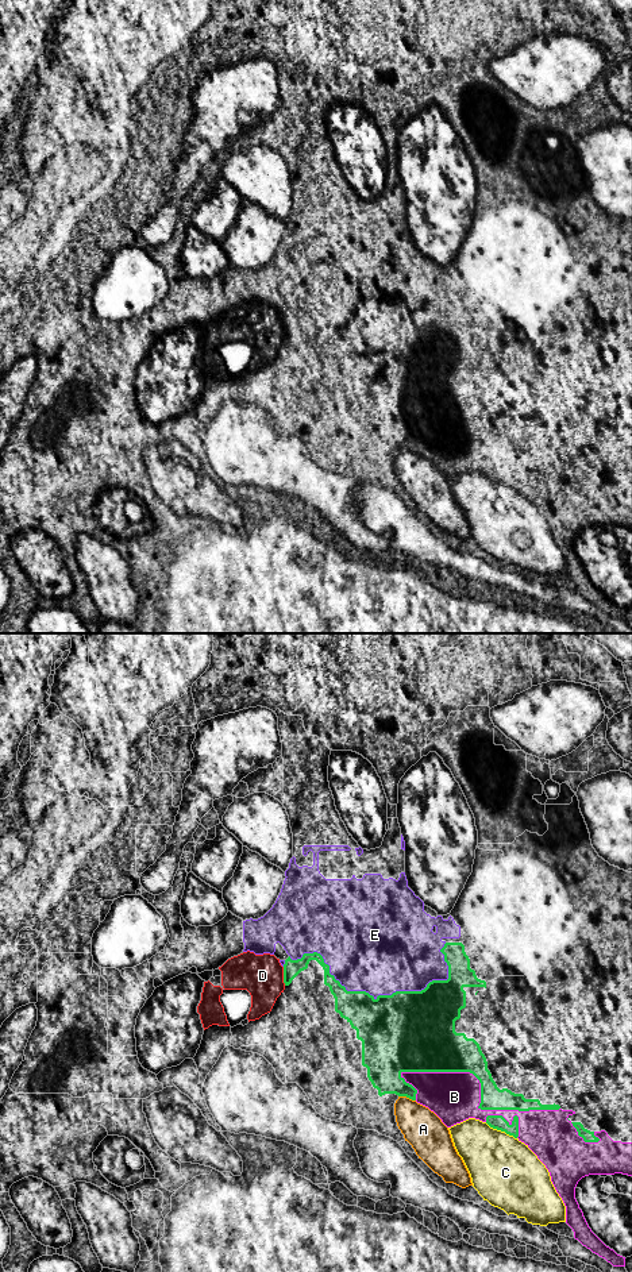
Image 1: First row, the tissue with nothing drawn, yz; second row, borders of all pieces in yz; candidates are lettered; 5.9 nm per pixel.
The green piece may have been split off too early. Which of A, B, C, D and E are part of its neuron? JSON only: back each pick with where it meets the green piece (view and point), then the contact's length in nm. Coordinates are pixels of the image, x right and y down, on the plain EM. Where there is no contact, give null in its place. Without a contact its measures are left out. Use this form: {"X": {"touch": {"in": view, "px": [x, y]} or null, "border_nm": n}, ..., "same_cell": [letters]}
{"B": {"touch": {"in": "yz", "px": [481, 447]}, "border_nm": 950}, "E": {"touch": {"in": "yz", "px": [365, 343]}, "border_nm": 950}, "same_cell": ["B", "E"]}

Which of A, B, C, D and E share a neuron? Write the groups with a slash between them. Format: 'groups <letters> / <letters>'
groups A / B E / C / D

